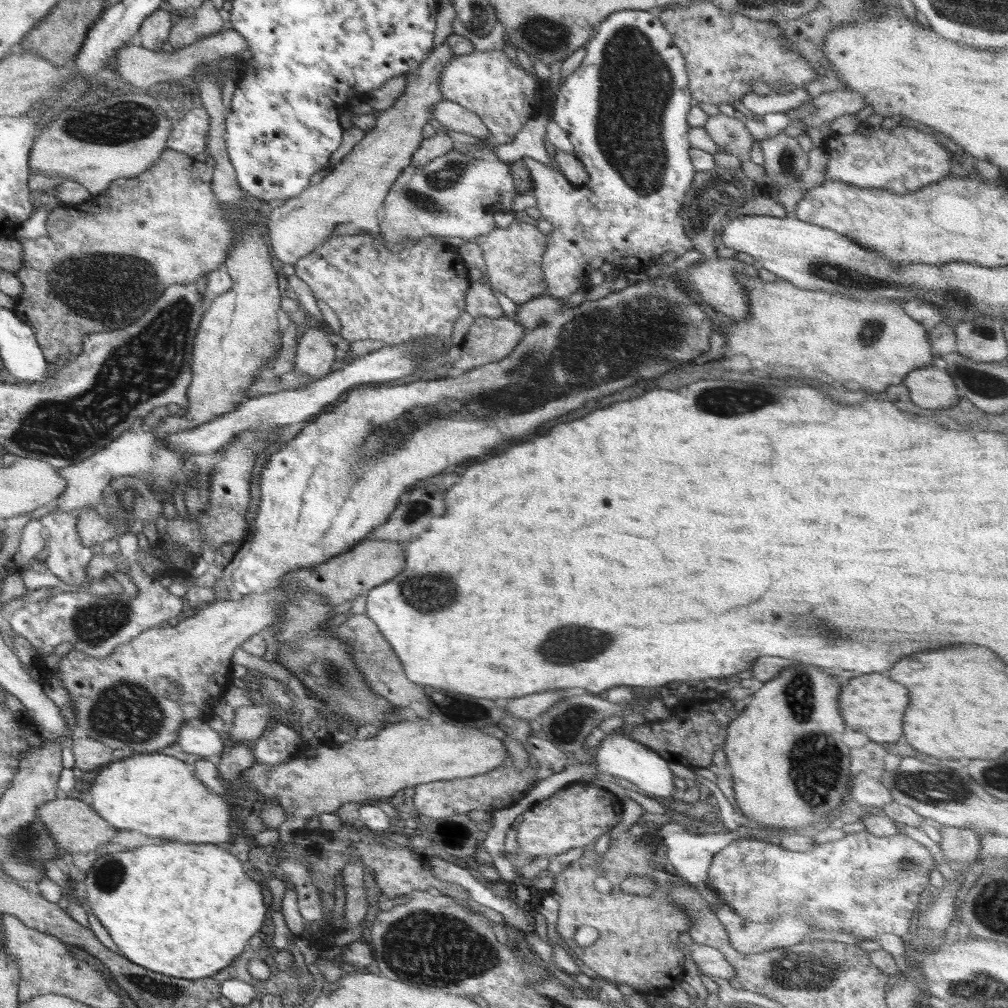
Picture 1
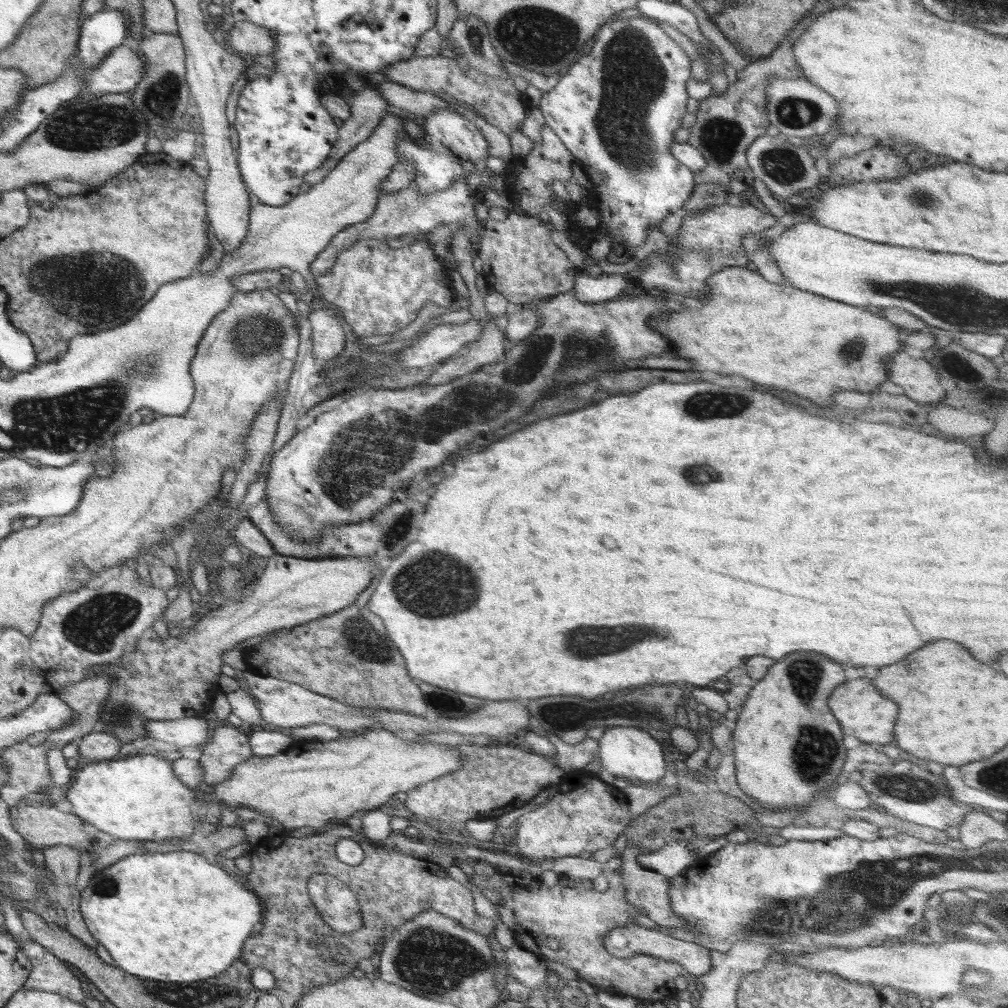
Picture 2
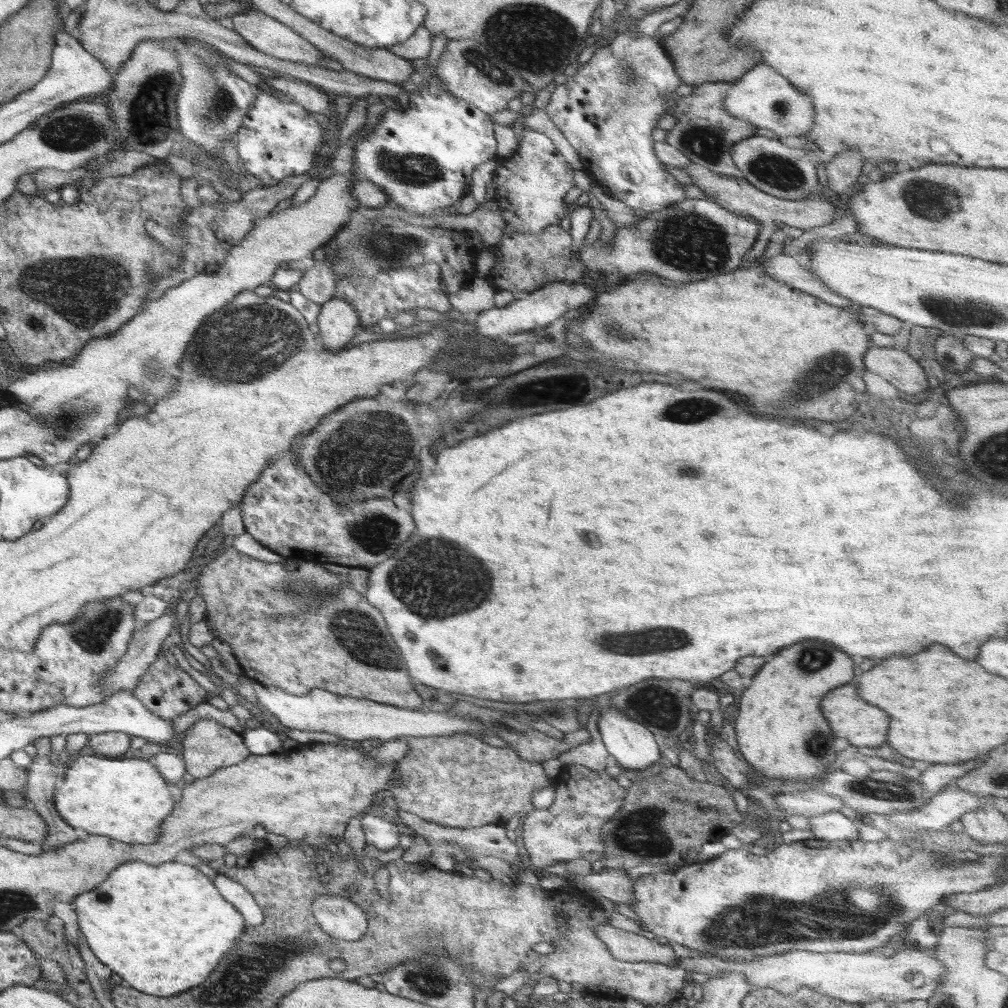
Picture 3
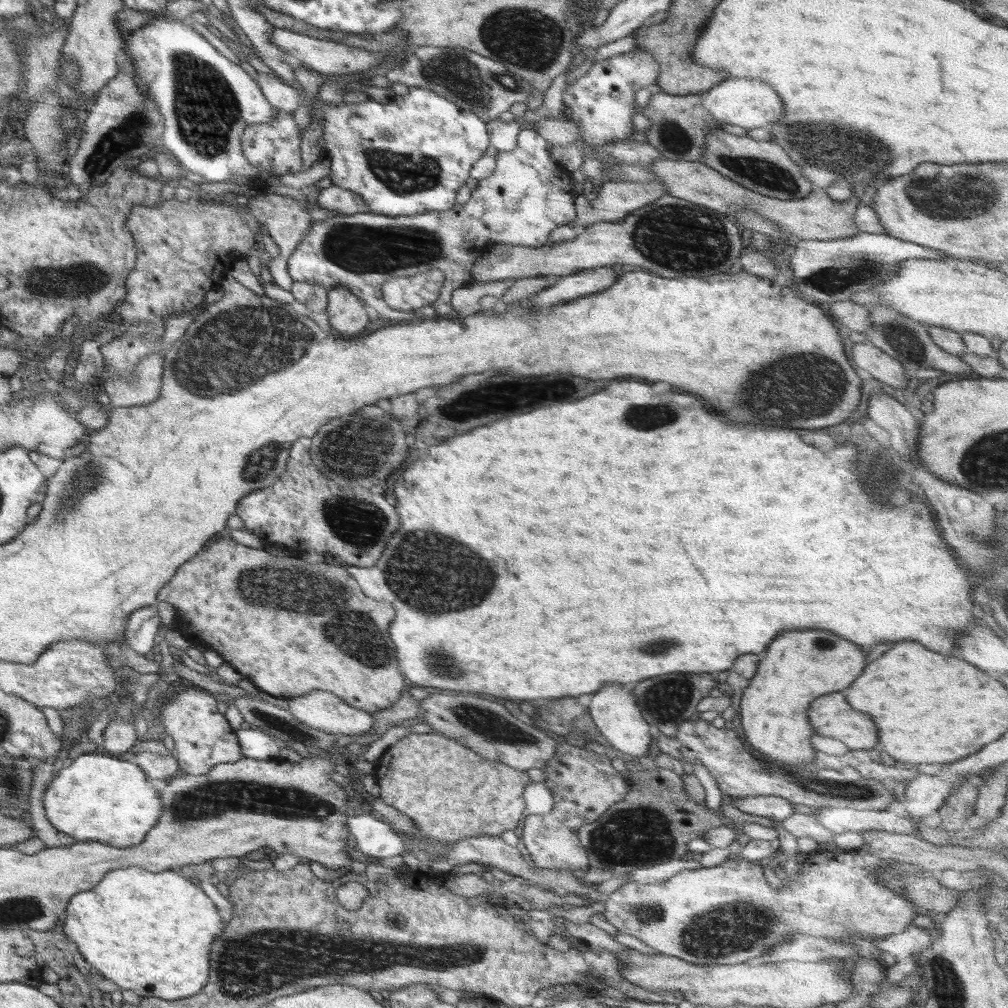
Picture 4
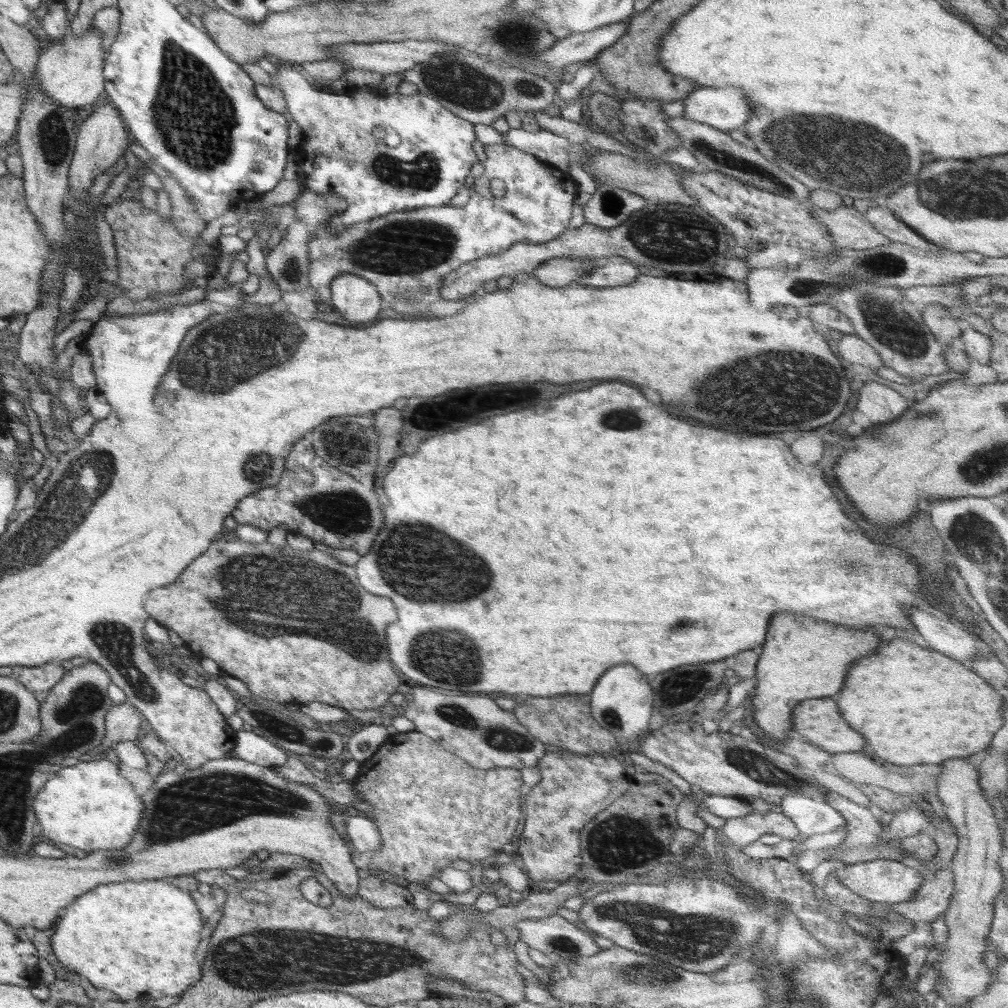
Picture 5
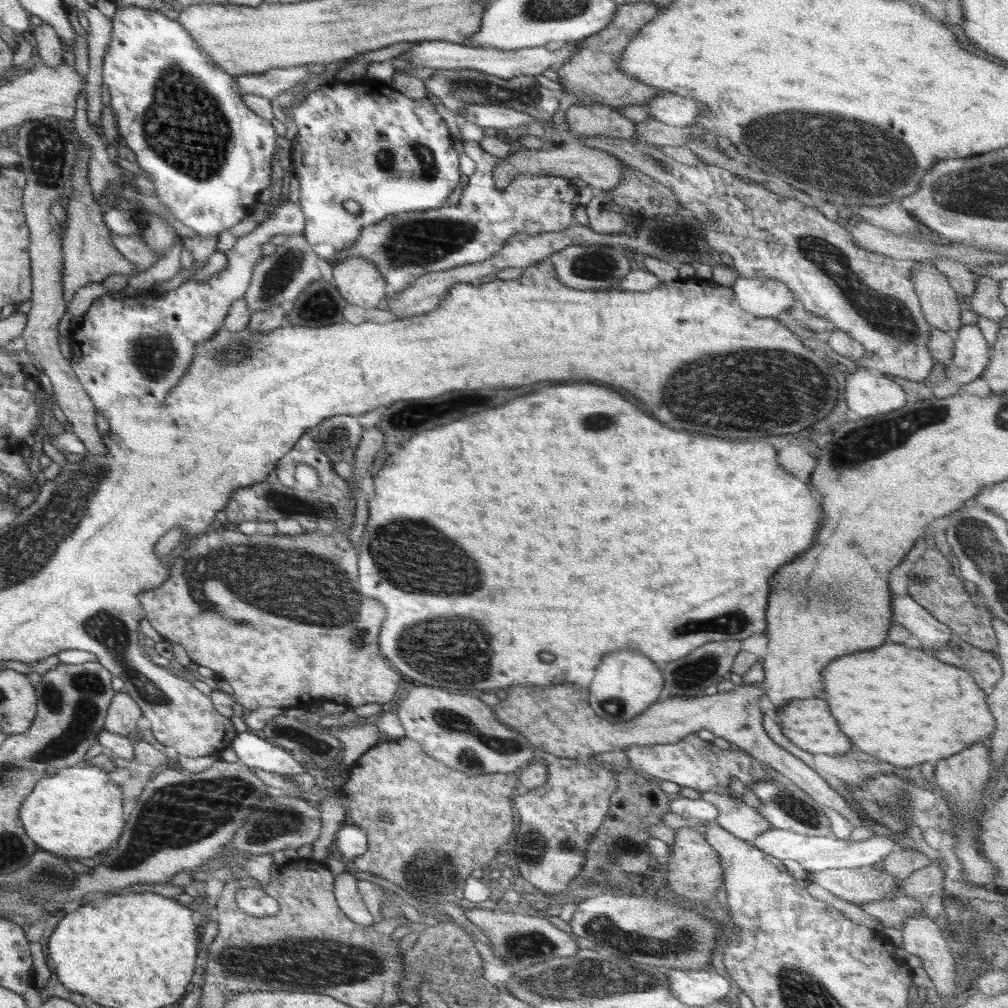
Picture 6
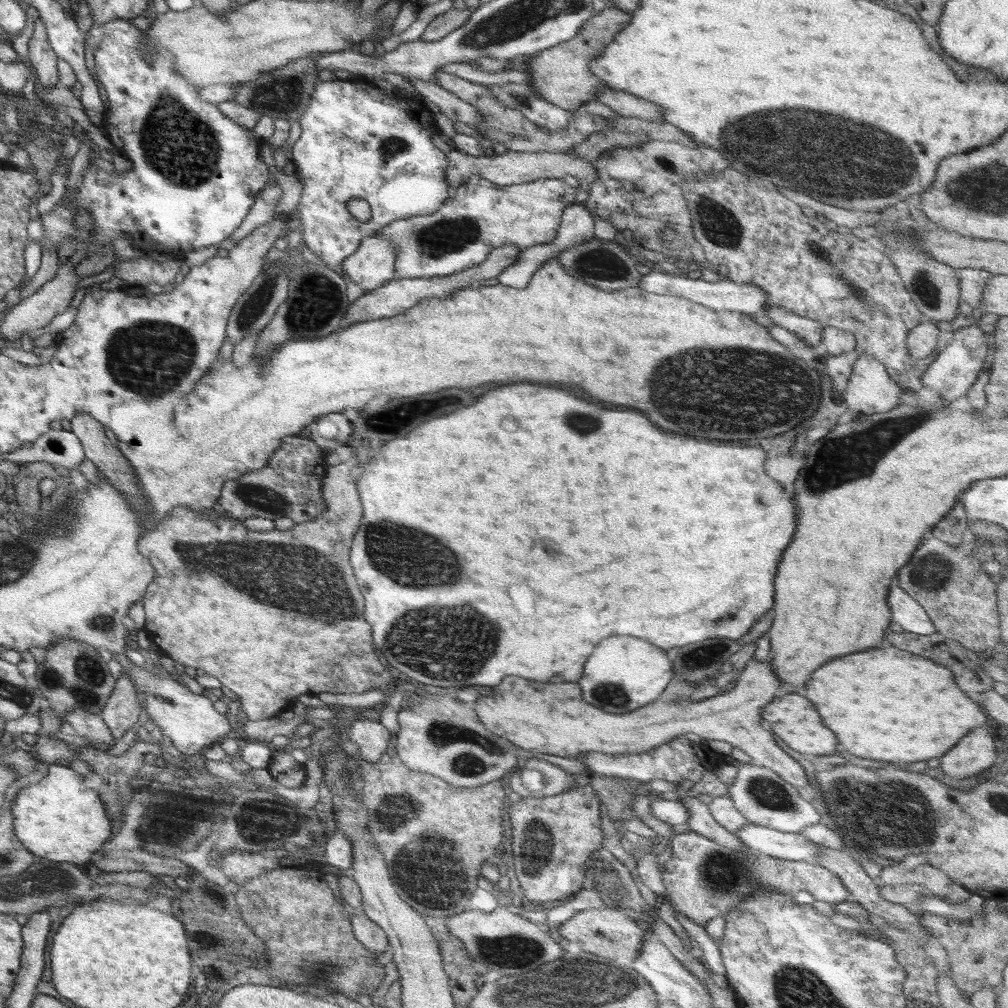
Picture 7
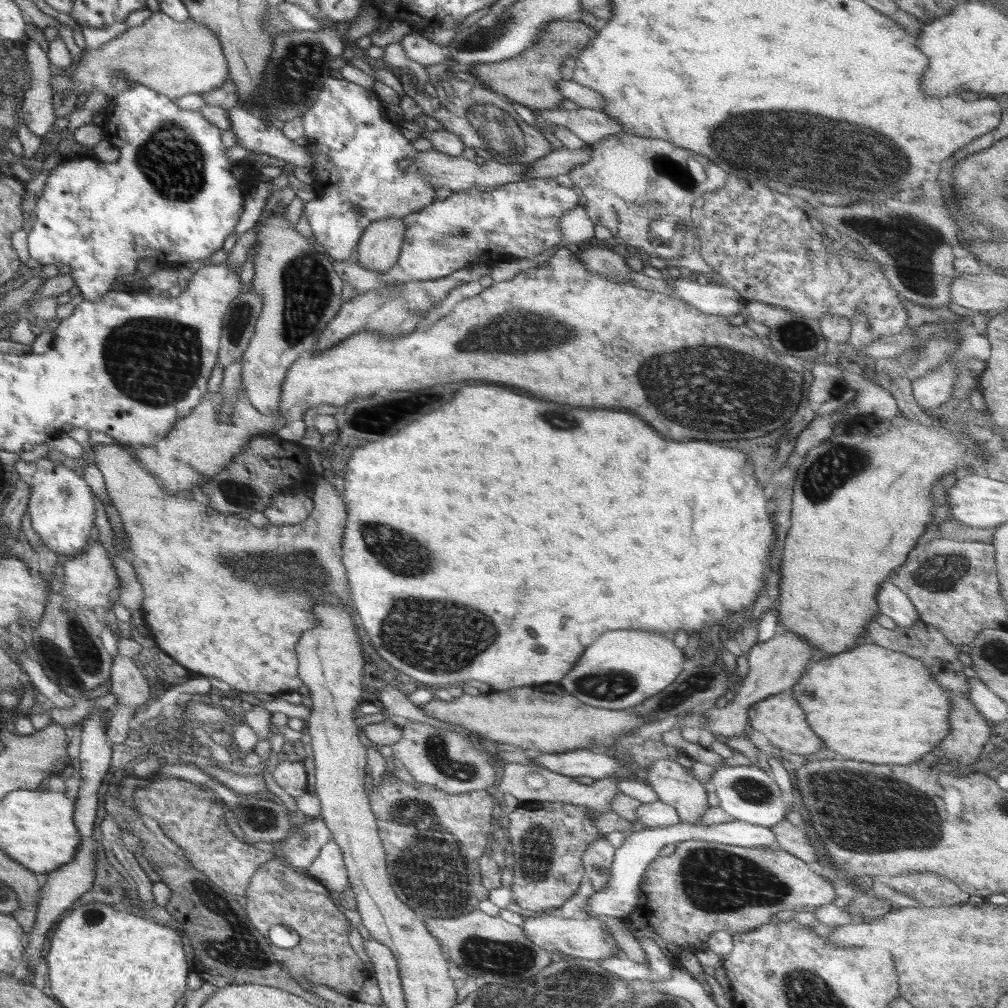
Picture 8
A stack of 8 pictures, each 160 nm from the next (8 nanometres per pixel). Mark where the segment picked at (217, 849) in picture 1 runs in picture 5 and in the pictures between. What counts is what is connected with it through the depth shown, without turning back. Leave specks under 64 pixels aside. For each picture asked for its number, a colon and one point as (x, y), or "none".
2: (172, 917)
3: (163, 929)
4: (148, 932)
5: (137, 939)

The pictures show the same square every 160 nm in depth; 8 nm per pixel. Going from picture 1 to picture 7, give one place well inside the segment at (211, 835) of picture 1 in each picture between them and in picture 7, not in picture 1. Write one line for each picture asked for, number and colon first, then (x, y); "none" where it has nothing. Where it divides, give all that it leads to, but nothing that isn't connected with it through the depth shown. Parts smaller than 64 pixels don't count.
2: (136, 798)
3: (125, 798)
4: (94, 797)
5: (87, 805)
6: (78, 812)
7: (57, 818)

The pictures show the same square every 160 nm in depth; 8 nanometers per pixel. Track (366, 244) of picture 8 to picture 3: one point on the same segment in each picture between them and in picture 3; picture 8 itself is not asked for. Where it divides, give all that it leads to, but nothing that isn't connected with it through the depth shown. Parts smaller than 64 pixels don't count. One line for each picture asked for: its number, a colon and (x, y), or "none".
3: (337, 320)
4: (346, 312)
5: (358, 301)
6: (359, 281)
7: (373, 263)

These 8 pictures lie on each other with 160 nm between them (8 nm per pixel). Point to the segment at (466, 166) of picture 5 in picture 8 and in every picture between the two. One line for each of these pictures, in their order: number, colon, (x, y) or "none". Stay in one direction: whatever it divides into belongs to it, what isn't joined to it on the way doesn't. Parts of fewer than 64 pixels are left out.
6: (391, 155)
7: (352, 145)
8: (356, 148)

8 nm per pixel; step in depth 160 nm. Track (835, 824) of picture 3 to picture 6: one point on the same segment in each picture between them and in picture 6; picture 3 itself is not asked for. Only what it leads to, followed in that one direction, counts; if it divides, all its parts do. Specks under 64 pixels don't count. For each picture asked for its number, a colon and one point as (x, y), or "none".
4: (799, 825)
5: (741, 831)
6: (744, 821)

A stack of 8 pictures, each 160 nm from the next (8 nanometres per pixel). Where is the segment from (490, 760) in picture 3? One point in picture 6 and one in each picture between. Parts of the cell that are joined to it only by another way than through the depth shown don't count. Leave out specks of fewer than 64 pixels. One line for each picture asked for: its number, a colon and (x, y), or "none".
4: (450, 793)
5: (414, 789)
6: (428, 826)

